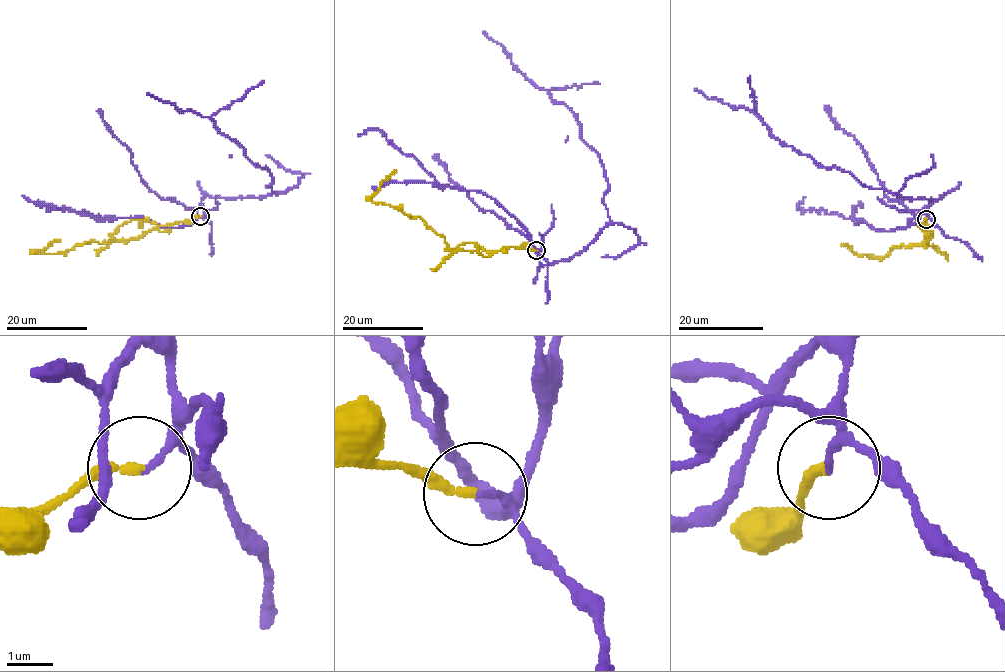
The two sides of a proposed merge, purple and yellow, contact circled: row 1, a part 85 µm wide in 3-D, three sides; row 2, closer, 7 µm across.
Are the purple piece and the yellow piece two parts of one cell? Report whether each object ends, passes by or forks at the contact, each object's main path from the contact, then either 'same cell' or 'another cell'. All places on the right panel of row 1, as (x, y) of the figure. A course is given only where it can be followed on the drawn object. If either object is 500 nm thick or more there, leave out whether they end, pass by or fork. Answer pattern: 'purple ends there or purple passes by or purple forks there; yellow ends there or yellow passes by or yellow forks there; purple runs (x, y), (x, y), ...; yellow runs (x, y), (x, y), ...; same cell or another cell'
purple passes by; yellow ends there; purple runs (926, 219), (927, 208), (942, 197), (906, 198), (869, 188), (784, 145), (752, 111), (695, 89); yellow runs (926, 219), (923, 226), (932, 232), (927, 245), (902, 245), (876, 258), (857, 255), (842, 243); same cell

